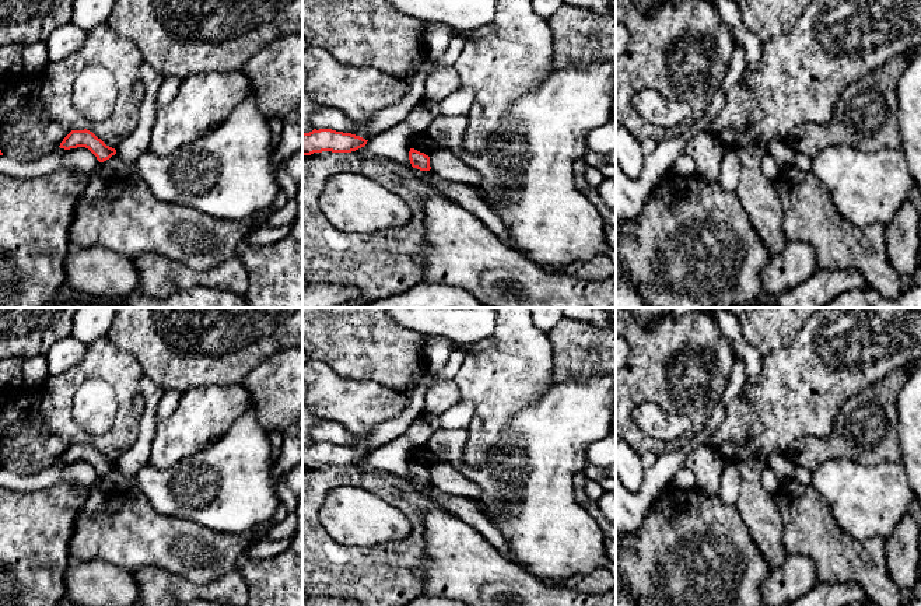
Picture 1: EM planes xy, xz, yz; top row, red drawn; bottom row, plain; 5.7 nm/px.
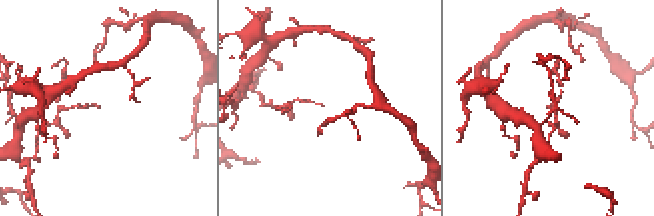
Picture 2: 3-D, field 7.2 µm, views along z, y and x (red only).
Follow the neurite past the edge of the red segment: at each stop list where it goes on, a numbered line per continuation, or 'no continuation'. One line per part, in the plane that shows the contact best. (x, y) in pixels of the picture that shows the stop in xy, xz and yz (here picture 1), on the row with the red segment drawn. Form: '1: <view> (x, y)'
no continuation

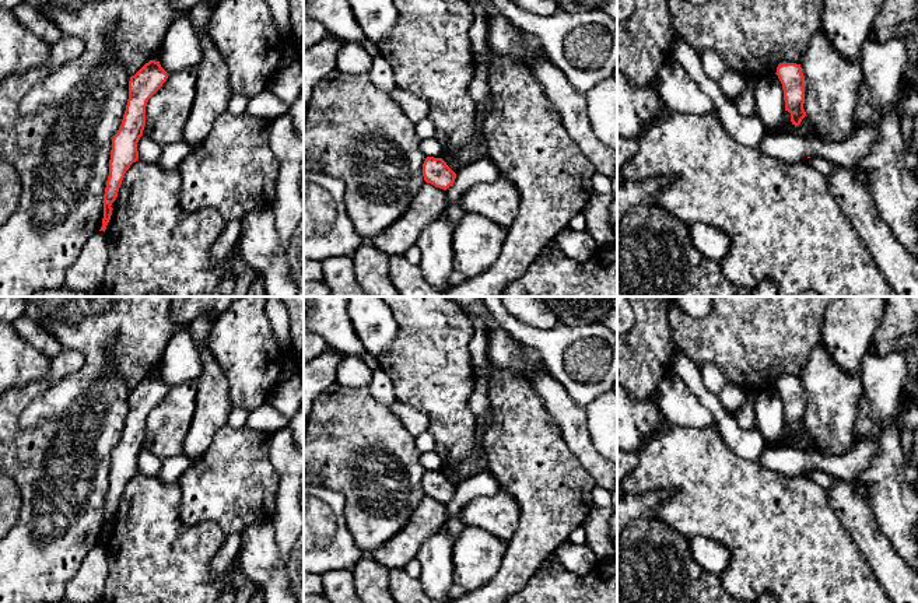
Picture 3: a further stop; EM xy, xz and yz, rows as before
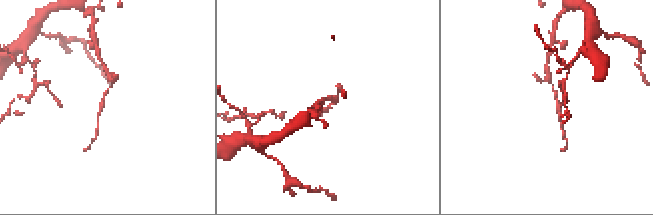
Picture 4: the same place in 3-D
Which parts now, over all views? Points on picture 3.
no continuation

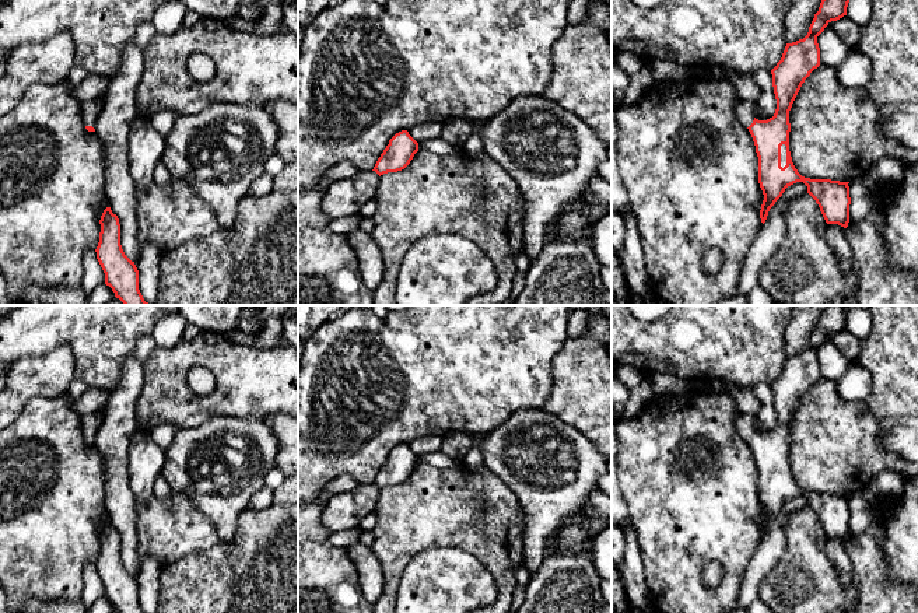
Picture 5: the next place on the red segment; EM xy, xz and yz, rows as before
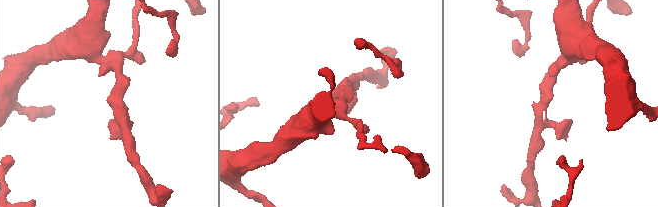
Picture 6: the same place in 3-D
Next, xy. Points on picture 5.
1: xy (90, 111)

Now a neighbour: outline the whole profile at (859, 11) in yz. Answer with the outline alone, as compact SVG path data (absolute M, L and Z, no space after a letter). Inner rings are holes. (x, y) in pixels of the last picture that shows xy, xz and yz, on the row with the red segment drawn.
M849 0L847 15L861 27L865 27L872 14L870 0Z

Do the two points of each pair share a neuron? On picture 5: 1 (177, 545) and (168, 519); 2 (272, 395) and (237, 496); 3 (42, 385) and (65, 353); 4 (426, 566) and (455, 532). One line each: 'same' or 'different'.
1: same
2: different
3: same
4: different

